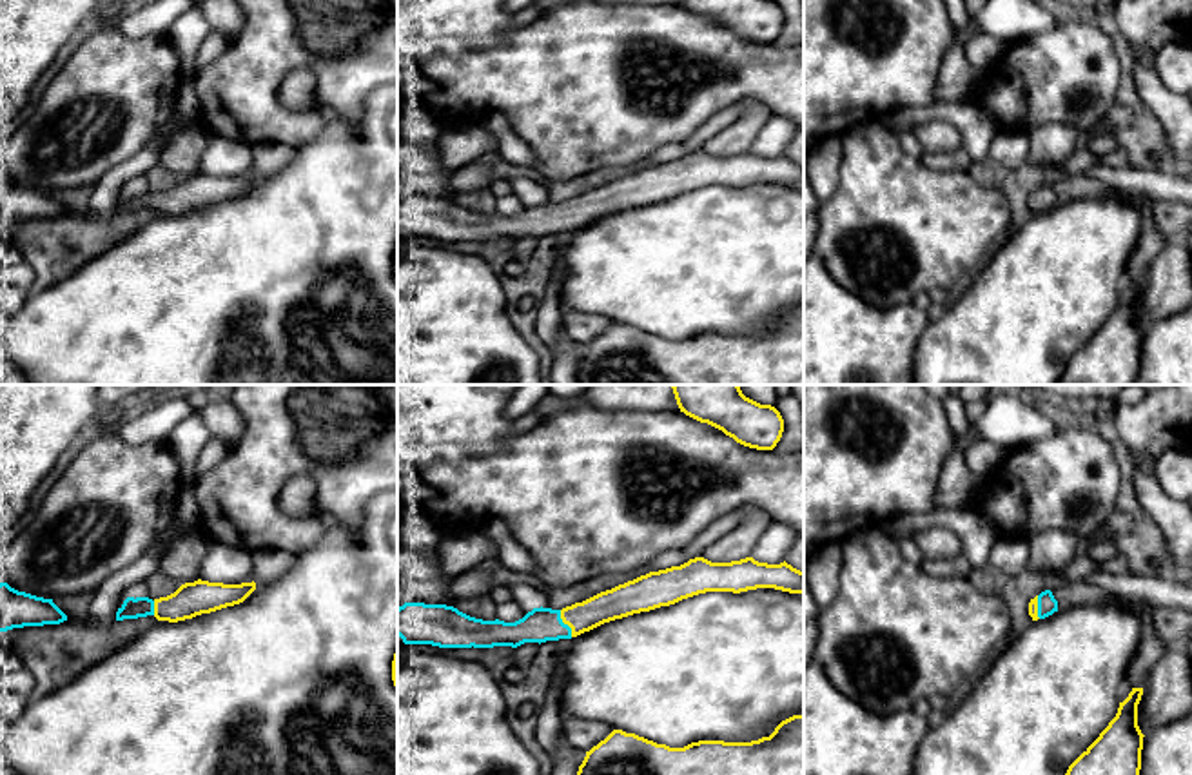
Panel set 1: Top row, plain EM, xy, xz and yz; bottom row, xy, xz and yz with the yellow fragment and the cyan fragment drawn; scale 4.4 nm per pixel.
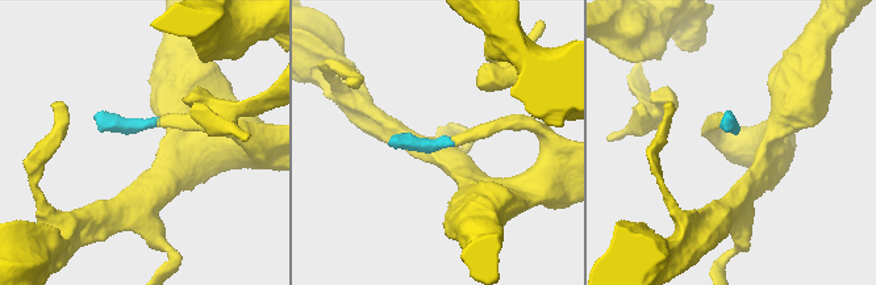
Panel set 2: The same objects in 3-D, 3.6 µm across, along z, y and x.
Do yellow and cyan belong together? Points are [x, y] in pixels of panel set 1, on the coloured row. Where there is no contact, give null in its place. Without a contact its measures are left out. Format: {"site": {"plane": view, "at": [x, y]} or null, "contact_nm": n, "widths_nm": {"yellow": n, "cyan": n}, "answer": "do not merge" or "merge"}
{"site": {"plane": "xz", "at": [565, 623]}, "contact_nm": 130, "widths_nm": {"yellow": 140, "cyan": 150}, "answer": "merge"}

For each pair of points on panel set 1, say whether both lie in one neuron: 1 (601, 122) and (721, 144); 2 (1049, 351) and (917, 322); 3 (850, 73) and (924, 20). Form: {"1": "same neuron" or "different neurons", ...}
{"1": "different neurons", "2": "different neurons", "3": "same neuron"}

